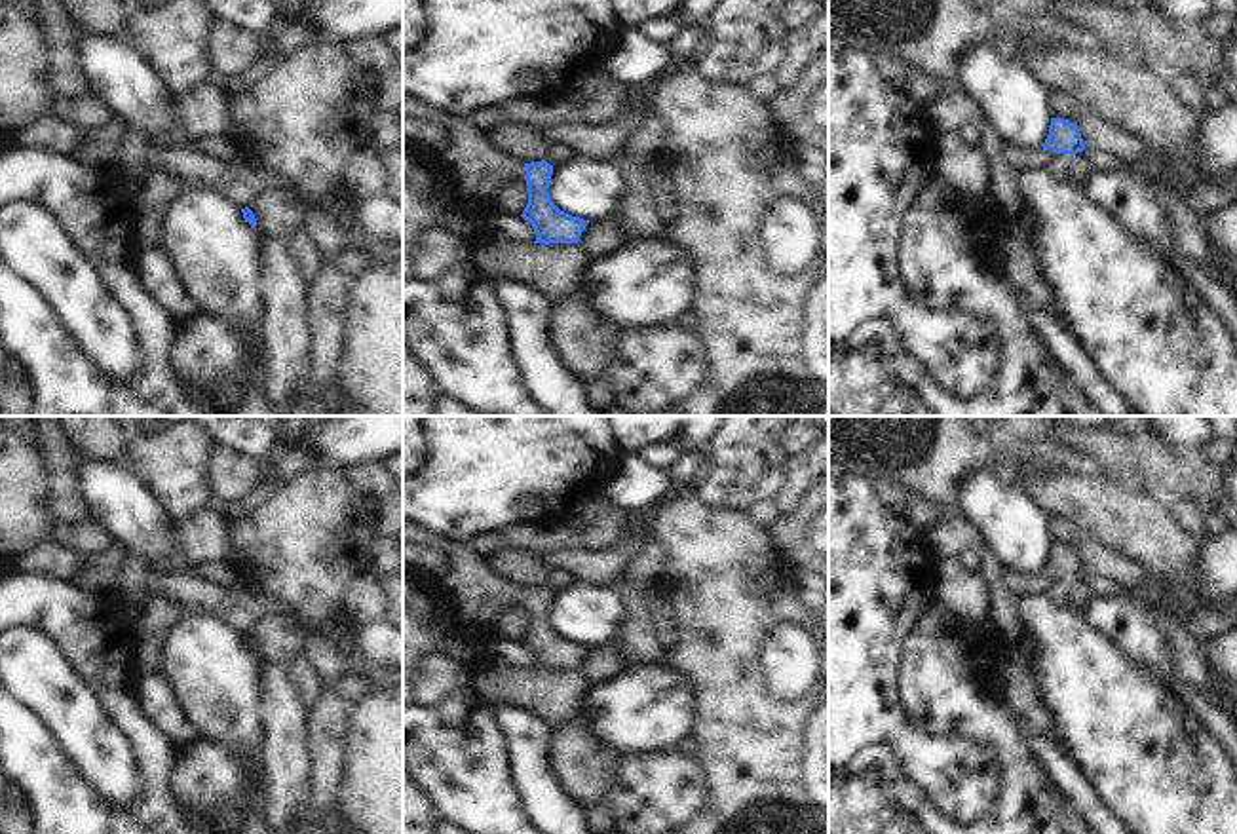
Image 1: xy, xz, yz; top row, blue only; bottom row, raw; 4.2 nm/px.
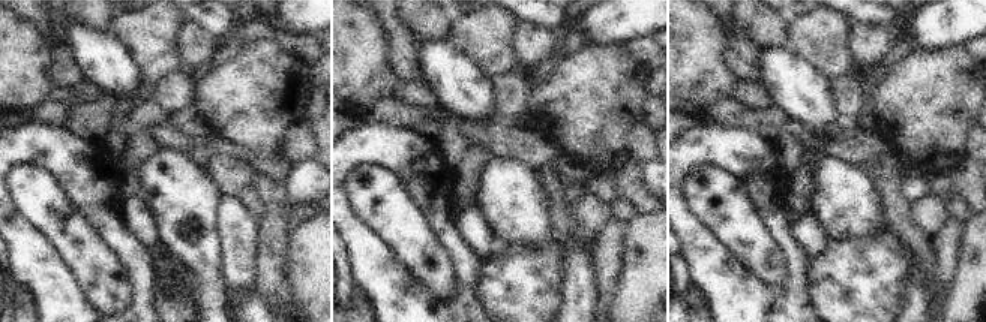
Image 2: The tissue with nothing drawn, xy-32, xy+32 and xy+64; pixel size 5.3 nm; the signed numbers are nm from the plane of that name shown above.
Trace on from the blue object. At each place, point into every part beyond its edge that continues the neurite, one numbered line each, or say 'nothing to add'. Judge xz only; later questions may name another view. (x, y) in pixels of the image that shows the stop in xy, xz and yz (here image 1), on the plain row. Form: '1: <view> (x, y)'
1: xz (477, 593)

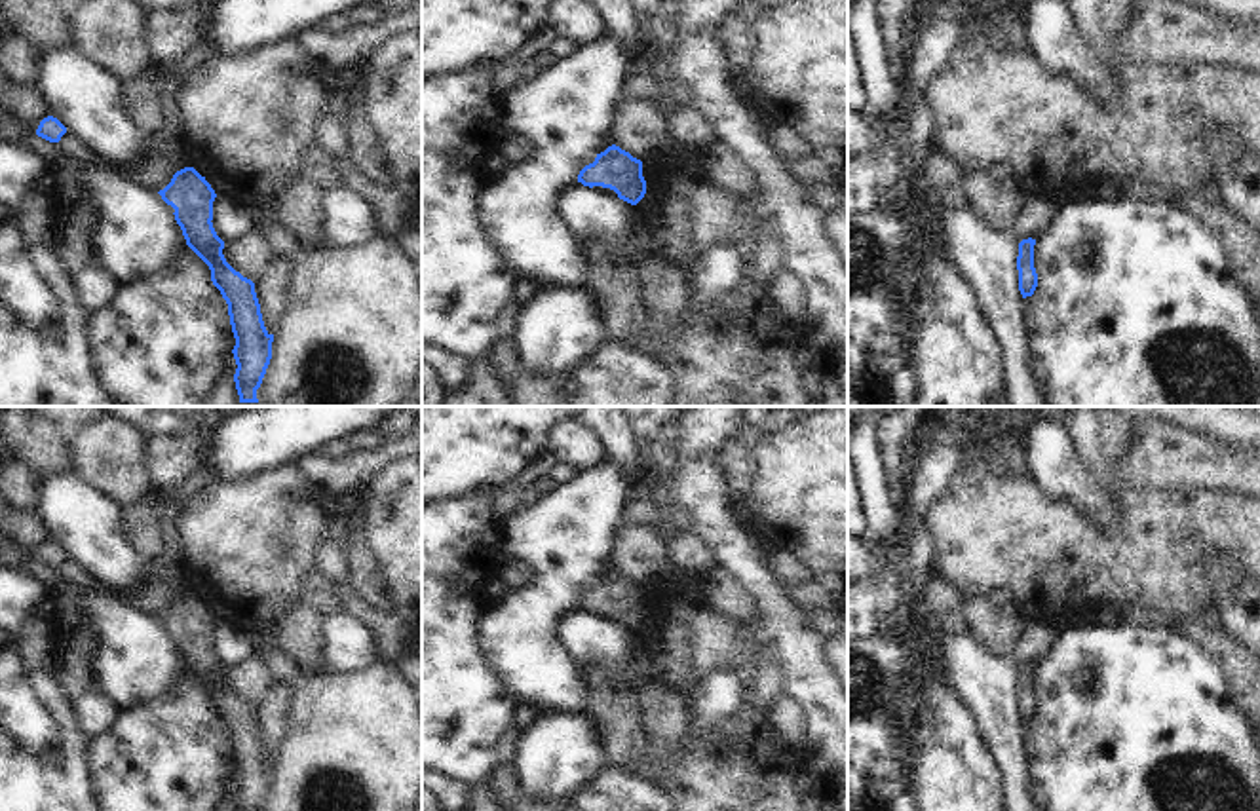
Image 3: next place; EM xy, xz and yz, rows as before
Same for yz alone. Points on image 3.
nothing to add

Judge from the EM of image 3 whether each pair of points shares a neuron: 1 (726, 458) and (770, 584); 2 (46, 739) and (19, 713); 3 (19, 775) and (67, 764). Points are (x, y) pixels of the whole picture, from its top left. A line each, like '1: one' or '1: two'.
1: two
2: one
3: one

